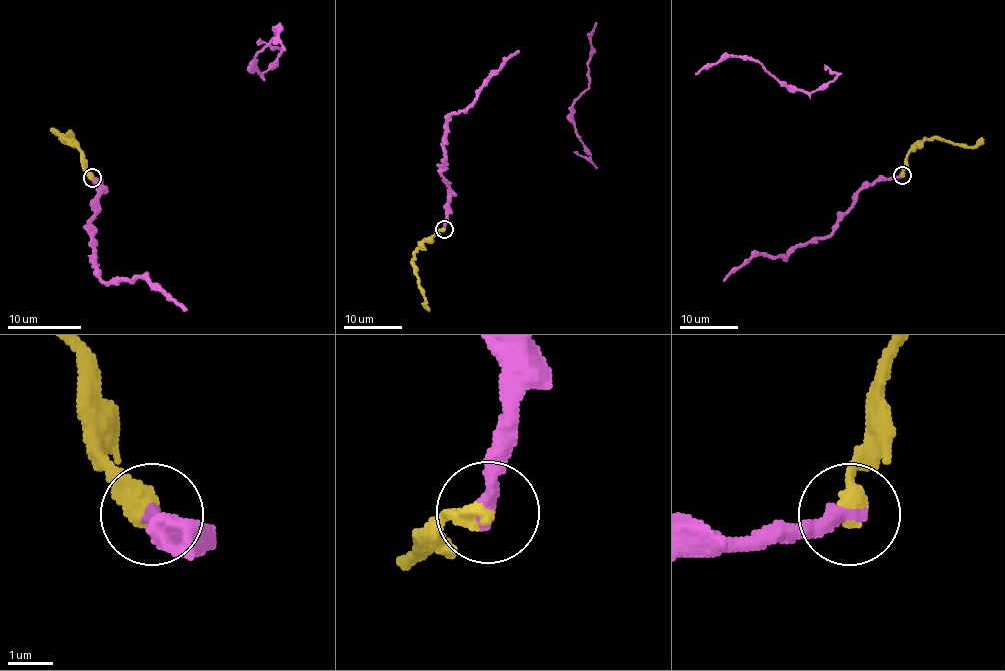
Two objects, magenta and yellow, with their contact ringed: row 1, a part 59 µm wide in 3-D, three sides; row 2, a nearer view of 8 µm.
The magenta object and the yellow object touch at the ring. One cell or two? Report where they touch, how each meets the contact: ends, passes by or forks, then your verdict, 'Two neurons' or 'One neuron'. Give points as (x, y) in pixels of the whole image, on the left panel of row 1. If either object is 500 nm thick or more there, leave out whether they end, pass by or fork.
Place: (92, 178). Two neurons

